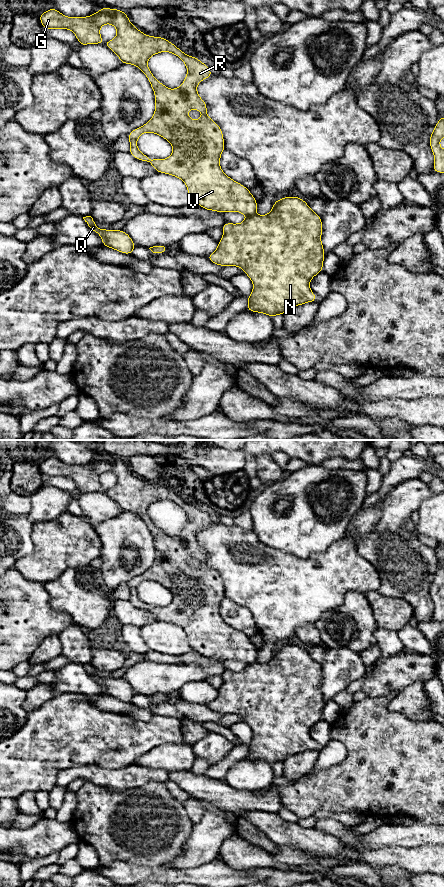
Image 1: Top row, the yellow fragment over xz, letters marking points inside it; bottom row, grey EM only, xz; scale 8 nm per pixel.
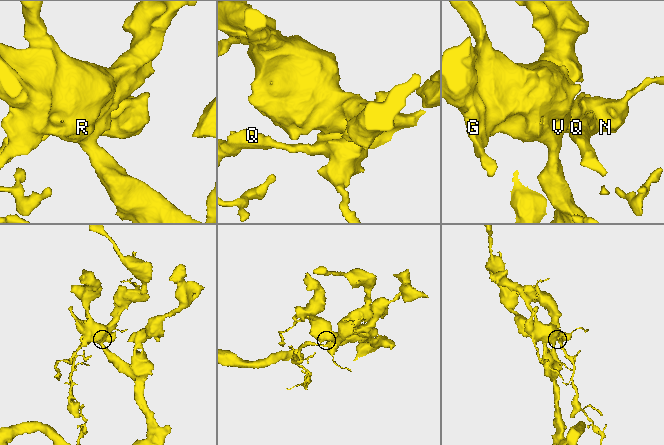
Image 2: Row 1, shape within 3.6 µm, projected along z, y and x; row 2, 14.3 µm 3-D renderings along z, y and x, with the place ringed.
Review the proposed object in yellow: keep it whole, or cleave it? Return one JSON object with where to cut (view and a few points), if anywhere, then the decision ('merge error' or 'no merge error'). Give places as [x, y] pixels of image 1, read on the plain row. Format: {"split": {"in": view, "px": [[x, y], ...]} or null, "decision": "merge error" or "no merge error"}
{"split": {"in": "xz", "px": [[255, 661], [247, 664]]}, "decision": "merge error"}

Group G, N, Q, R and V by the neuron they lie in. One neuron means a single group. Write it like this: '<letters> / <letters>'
G R V / N Q

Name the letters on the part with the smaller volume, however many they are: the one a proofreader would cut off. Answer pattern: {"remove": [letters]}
{"remove": ["N", "Q"]}

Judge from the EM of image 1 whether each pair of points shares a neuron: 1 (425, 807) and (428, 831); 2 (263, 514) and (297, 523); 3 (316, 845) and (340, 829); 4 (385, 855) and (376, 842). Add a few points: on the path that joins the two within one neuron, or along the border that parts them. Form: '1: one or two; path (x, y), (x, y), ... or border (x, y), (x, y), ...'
1: two; border (416, 821), (433, 824)
2: one; path (271, 516), (278, 520), (289, 520)
3: two; border (314, 827), (333, 834), (342, 843)
4: two; border (403, 847), (362, 847), (359, 860)

